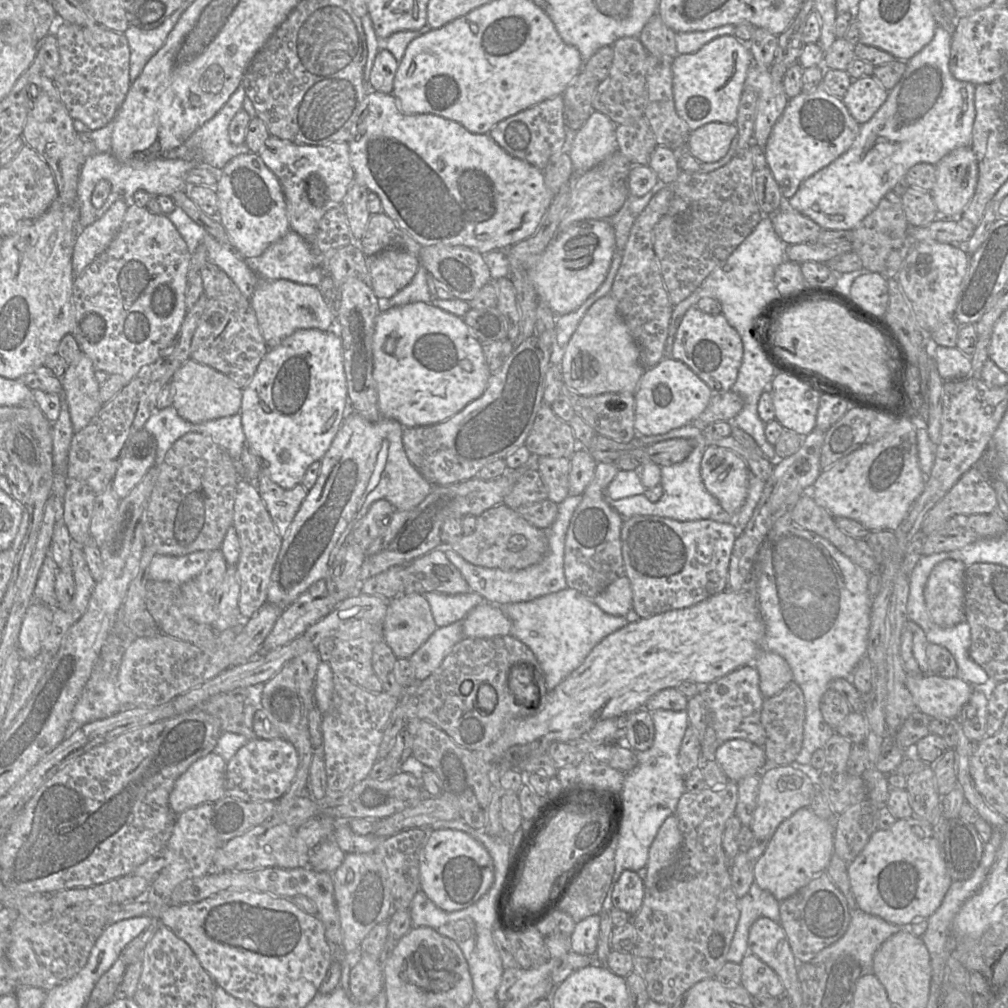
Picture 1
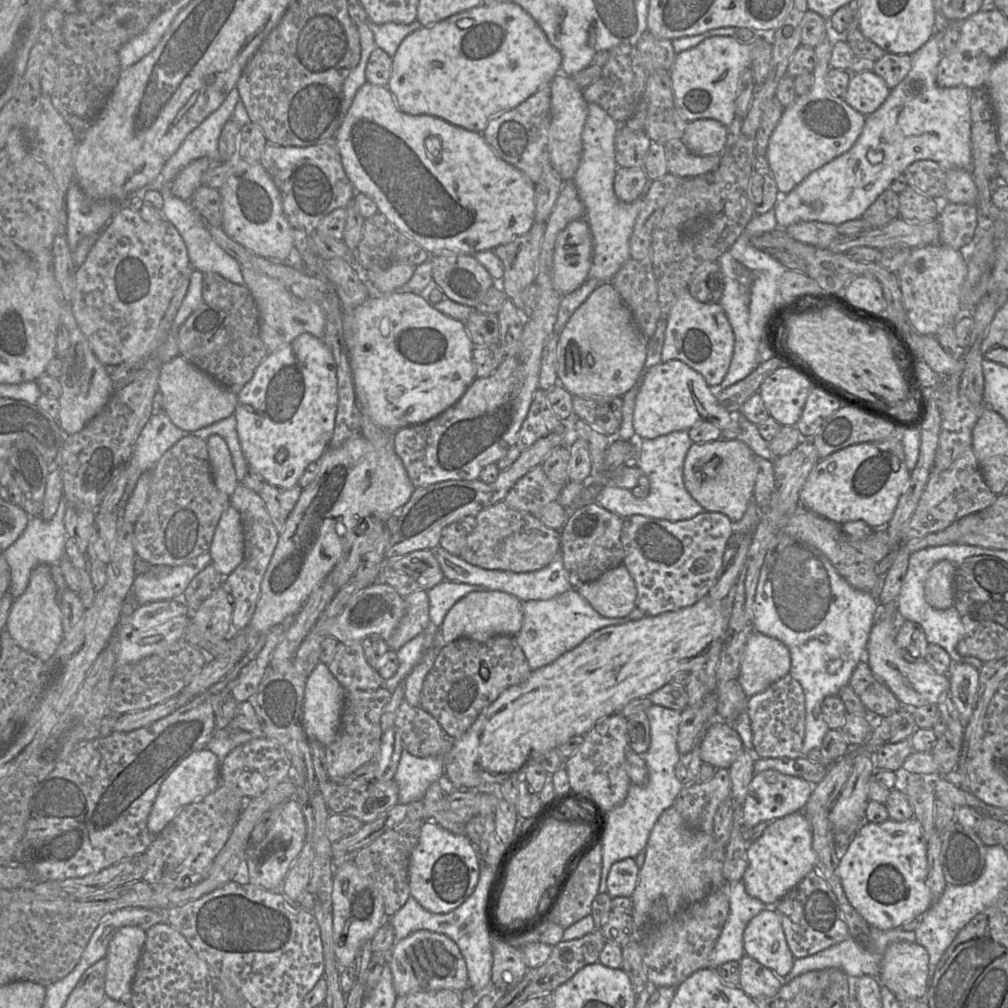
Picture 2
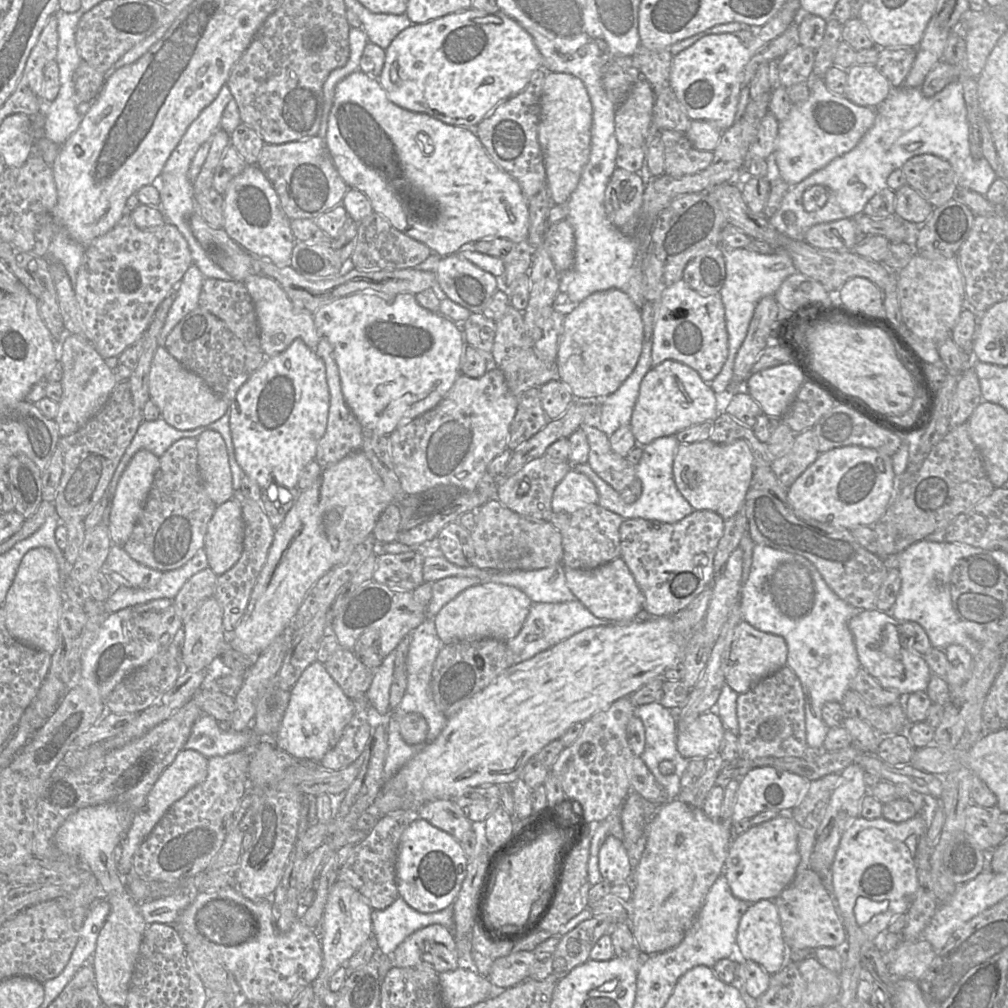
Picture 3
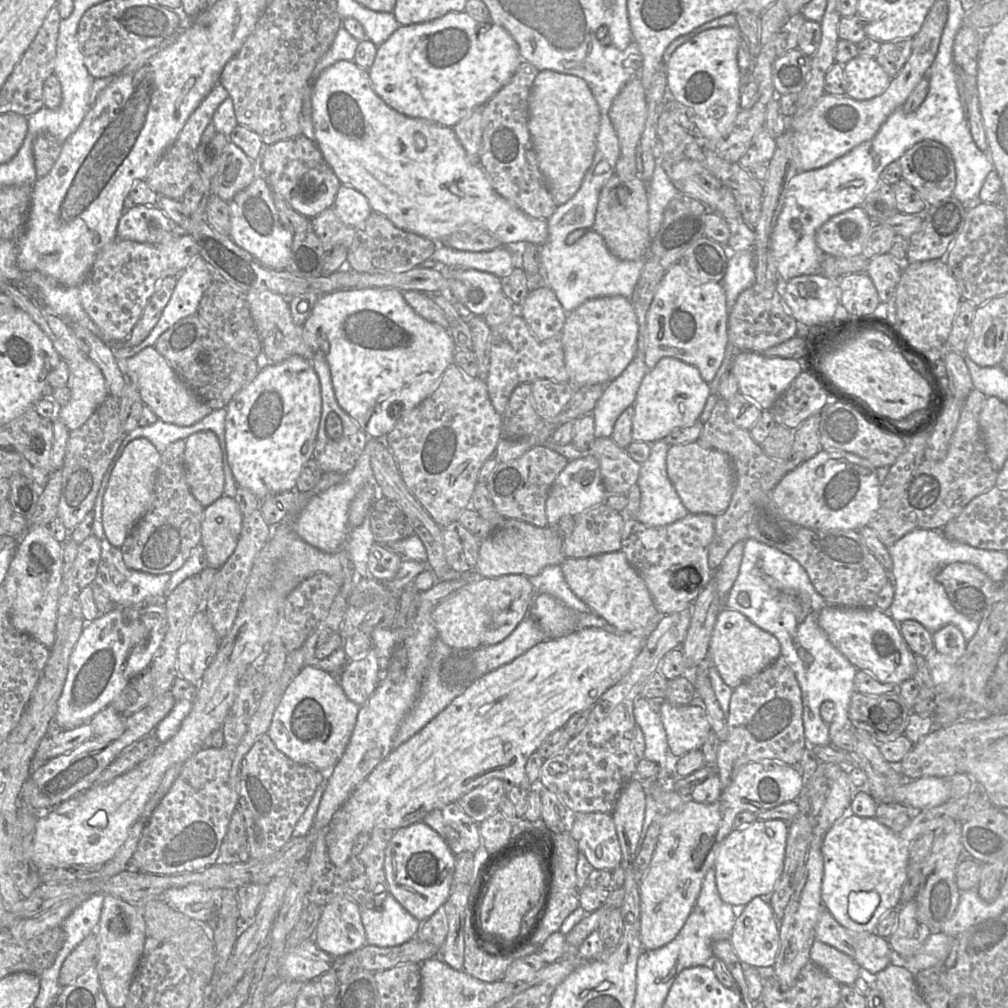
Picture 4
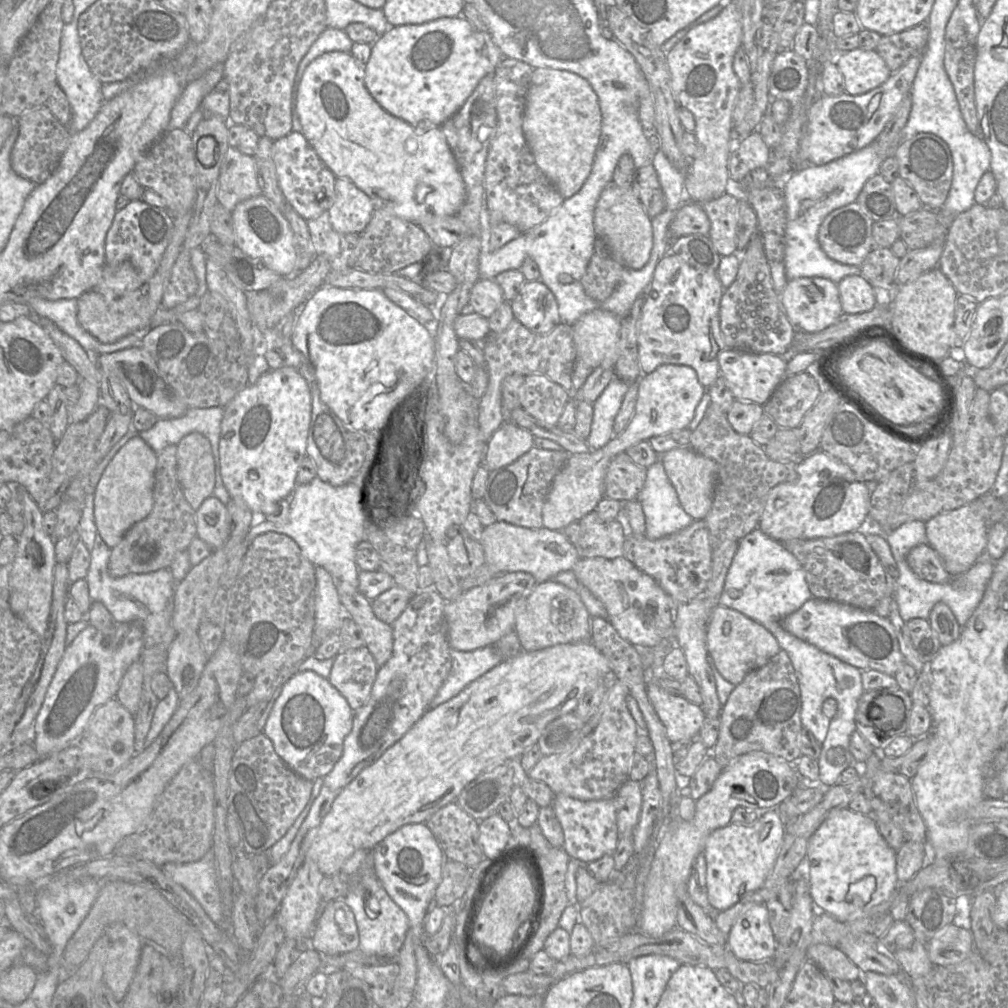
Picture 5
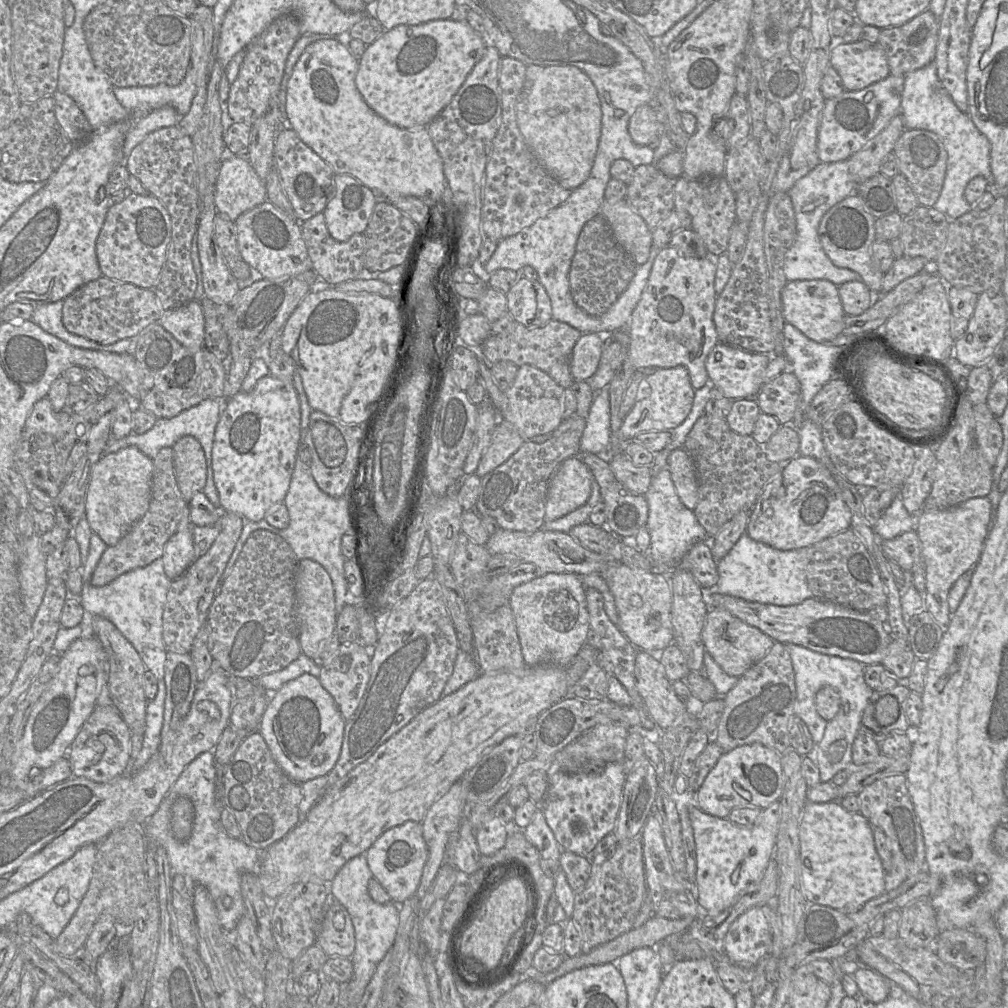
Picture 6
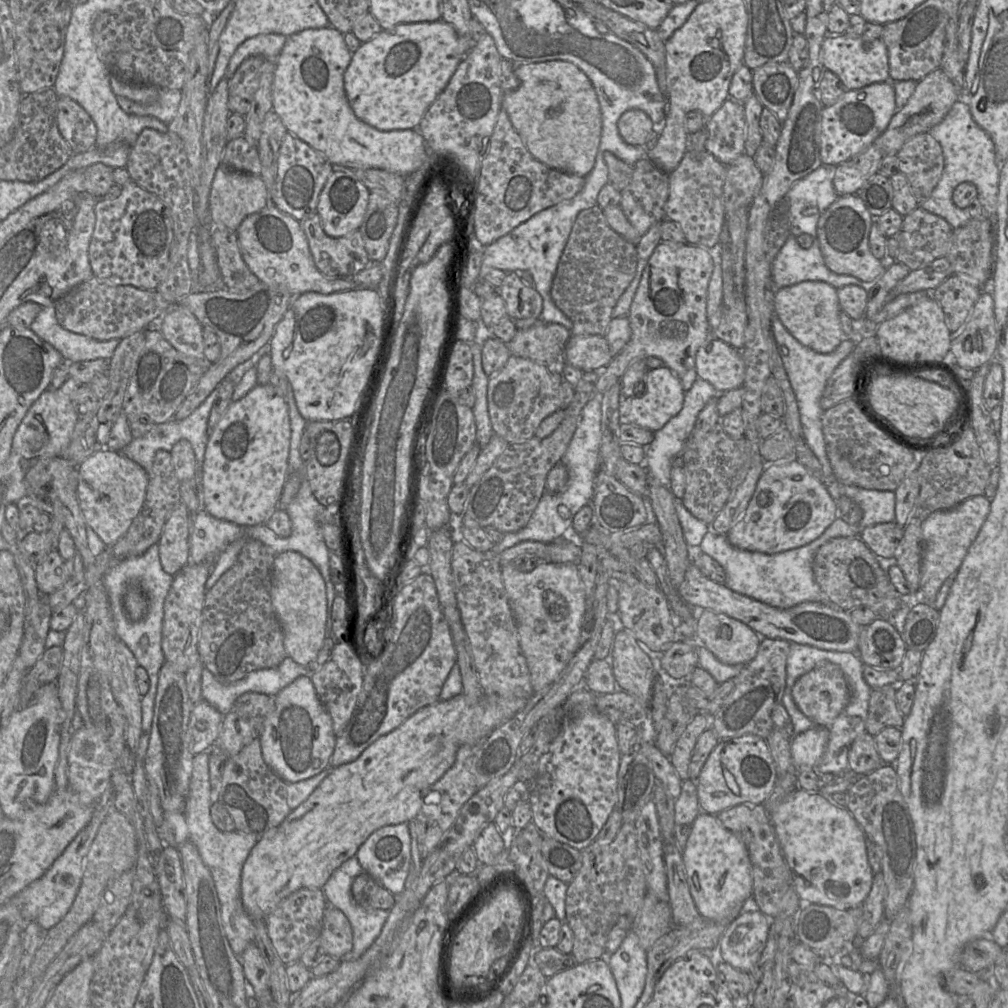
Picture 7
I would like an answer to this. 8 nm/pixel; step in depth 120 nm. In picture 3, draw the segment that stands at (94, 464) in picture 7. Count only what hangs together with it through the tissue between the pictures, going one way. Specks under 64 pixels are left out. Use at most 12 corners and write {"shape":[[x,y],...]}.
{"shape":[[133,455],[111,500],[112,543],[124,547],[144,509],[159,457]]}

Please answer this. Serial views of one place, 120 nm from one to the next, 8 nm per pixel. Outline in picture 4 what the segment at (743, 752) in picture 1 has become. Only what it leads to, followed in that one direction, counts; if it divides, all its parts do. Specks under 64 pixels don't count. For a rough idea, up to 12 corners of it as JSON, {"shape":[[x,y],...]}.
{"shape":[[699,701],[659,714],[670,752],[678,758],[701,749],[712,729]]}

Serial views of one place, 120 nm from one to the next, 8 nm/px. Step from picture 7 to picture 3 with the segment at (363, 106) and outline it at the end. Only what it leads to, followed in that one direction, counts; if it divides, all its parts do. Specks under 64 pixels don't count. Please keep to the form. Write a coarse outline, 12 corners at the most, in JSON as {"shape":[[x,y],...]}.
{"shape":[[499,10],[412,24],[378,81],[474,129],[543,59]]}

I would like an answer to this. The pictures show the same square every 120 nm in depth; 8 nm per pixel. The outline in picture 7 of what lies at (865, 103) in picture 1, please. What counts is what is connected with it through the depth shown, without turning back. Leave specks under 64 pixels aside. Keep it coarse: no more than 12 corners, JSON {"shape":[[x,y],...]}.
{"shape":[[827,32],[820,58],[847,90],[889,81],[882,39]]}

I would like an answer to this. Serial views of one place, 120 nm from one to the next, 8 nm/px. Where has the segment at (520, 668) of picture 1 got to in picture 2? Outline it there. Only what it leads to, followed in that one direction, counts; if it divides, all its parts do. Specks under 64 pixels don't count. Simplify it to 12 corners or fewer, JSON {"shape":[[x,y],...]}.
{"shape":[[514,636],[440,648],[420,695],[453,739],[532,669]]}

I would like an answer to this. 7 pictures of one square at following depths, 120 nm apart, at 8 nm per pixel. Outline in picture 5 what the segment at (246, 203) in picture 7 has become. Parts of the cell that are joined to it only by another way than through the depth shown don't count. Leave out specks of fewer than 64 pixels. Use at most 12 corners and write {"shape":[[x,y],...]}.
{"shape":[[229,146],[218,204],[232,212],[259,195],[254,157]]}

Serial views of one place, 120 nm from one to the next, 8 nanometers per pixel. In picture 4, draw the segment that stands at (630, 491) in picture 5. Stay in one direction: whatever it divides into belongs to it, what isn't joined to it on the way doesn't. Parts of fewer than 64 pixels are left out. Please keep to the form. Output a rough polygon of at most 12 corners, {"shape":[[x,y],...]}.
{"shape":[[611,437],[595,438],[606,493],[627,495],[641,464]]}

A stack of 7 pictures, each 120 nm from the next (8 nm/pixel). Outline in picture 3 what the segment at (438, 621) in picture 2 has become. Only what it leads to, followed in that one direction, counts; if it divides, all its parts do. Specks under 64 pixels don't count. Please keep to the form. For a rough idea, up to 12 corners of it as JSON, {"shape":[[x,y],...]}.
{"shape":[[446,577],[432,583],[428,618],[461,592],[483,583],[477,577]]}

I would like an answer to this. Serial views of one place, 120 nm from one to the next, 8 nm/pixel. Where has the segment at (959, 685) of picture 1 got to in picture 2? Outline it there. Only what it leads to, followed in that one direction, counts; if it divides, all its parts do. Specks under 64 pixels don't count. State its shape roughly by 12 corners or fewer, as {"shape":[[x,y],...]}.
{"shape":[[877,618],[865,660],[906,708],[937,704],[950,682],[908,662],[897,625]]}

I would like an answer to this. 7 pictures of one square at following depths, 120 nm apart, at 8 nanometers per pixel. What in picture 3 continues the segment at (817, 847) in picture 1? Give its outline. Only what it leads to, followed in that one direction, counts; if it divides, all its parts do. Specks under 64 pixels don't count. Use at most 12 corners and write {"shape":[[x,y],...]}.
{"shape":[[790,811],[734,835],[736,898],[773,900],[800,859]]}

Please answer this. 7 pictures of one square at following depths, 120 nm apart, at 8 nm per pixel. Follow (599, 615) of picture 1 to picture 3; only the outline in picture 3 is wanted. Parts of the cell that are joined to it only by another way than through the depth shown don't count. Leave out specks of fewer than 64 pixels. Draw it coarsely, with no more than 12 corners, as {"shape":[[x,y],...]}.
{"shape":[[577,598],[532,603],[506,642],[508,665],[528,660],[584,629],[595,617]]}

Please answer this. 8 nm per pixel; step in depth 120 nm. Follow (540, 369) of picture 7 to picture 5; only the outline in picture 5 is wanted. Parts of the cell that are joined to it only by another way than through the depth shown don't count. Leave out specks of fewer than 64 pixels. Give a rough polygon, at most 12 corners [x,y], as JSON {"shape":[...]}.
{"shape":[[541,374],[525,376],[521,408],[557,426],[570,392]]}

